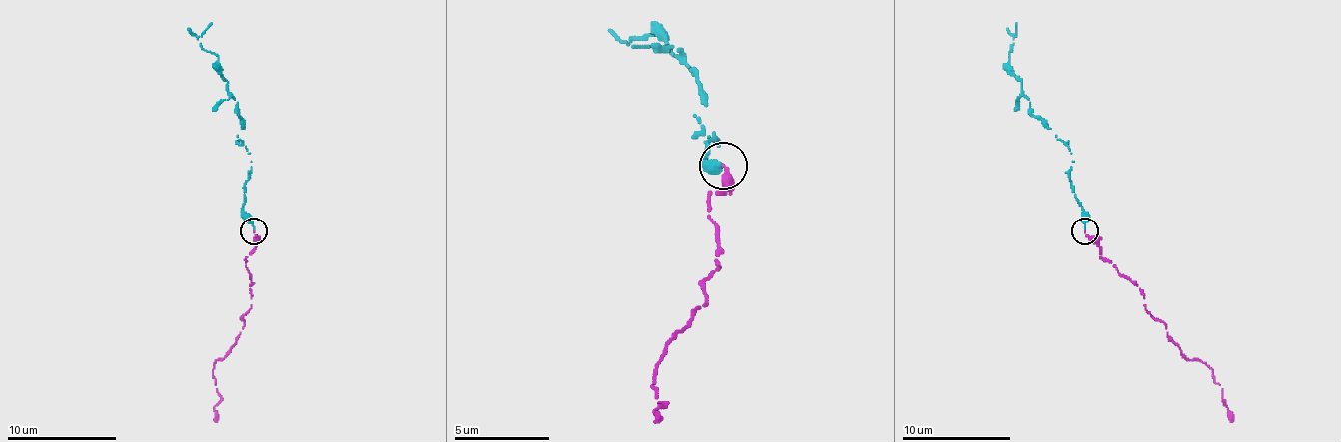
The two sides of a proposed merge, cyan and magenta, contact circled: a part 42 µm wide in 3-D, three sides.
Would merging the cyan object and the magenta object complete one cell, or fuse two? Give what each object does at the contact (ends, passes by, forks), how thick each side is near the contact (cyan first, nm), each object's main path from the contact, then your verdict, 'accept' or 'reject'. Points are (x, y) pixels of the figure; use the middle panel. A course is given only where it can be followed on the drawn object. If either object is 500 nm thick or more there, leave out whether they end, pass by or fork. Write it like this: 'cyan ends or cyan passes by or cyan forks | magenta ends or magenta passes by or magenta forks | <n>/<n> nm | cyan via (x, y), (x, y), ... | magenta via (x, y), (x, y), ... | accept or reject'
cyan ends | magenta ends | 240/200 nm | cyan via (722, 164), (703, 159), (717, 140), (693, 117), (698, 74), (660, 36), (626, 40), (650, 45) | magenta via (722, 164), (726, 188), (707, 198), (717, 268), (650, 387), (665, 401), (660, 420) | accept

